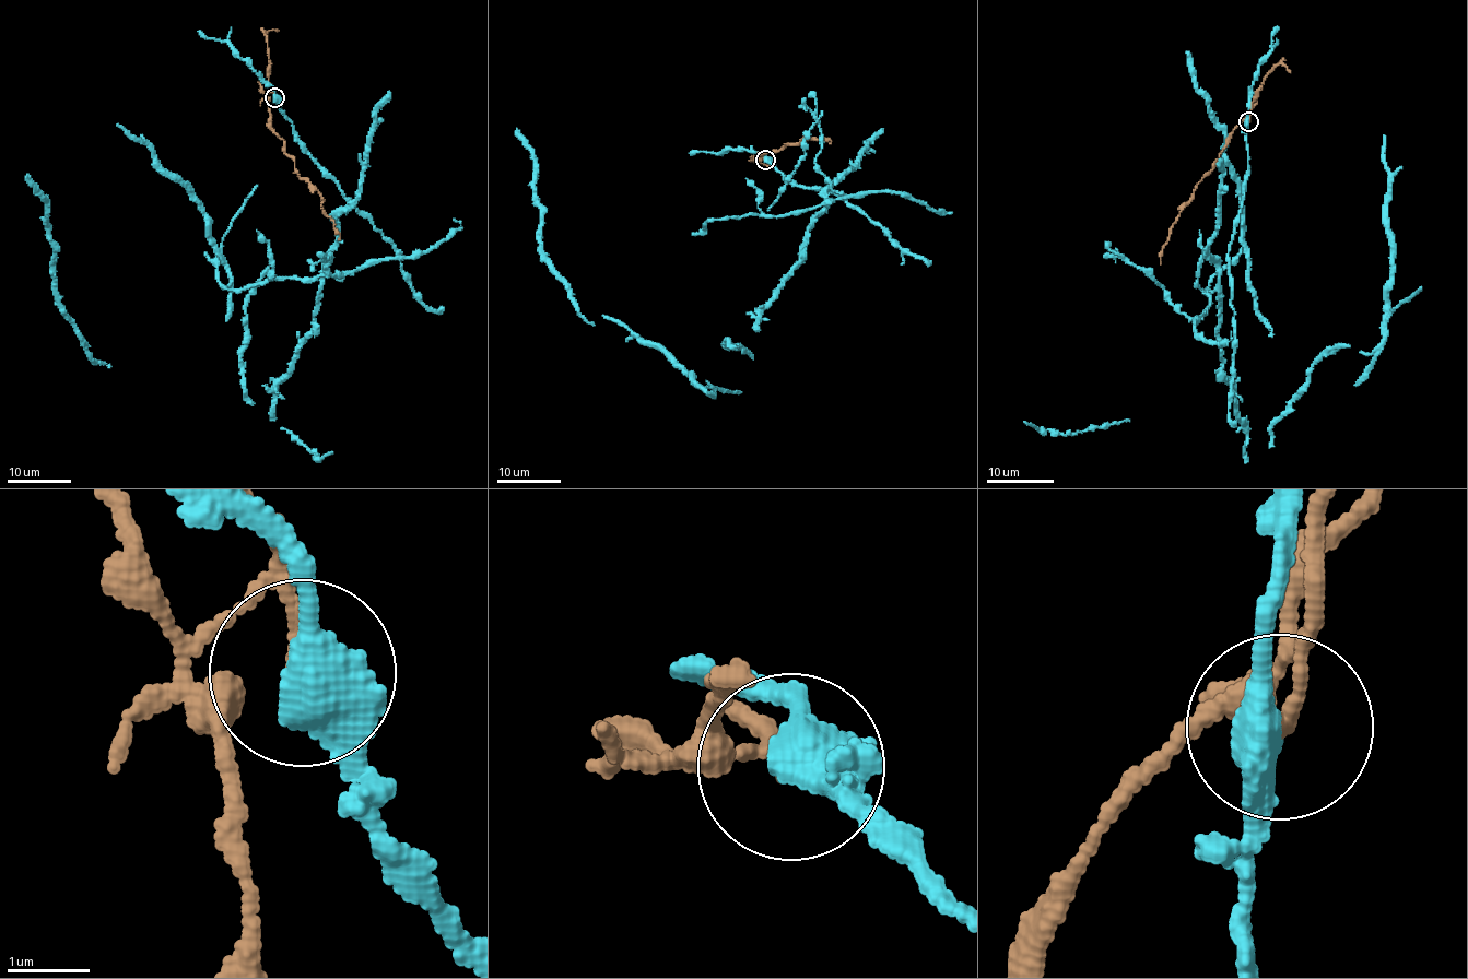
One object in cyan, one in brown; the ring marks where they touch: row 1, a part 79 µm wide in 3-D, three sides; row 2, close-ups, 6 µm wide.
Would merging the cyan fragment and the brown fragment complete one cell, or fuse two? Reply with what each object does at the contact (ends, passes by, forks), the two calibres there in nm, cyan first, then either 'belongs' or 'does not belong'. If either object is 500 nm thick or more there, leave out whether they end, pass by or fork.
cyan passes by | brown ends | 480/170 nm | does not belong

